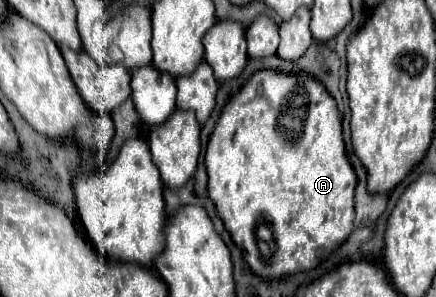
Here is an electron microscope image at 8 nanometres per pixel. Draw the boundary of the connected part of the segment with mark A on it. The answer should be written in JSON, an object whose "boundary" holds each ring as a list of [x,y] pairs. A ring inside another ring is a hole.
{"boundary":[[[262,69],[256,75],[252,75],[250,81],[240,89],[240,93],[228,101],[228,105],[224,107],[224,111],[214,127],[214,133],[212,133],[212,137],[208,141],[208,149],[206,149],[206,171],[208,171],[208,195],[216,205],[218,217],[224,221],[224,227],[230,233],[230,237],[234,239],[234,243],[242,249],[242,255],[248,261],[248,265],[252,267],[252,271],[264,279],[282,279],[282,277],[288,277],[294,273],[314,269],[324,257],[328,257],[334,249],[338,249],[354,231],[356,173],[346,157],[346,147],[344,147],[344,139],[342,139],[342,123],[340,123],[340,115],[336,109],[336,101],[320,81],[316,81],[314,77],[310,77],[306,73],[282,75],[278,71]],[[290,133],[300,133],[300,137],[292,139]]]}

